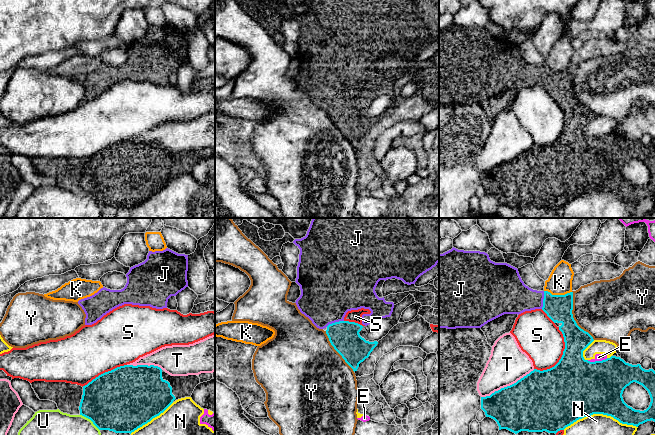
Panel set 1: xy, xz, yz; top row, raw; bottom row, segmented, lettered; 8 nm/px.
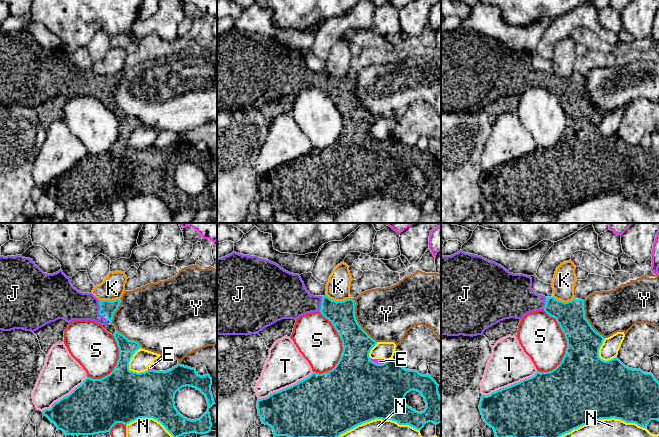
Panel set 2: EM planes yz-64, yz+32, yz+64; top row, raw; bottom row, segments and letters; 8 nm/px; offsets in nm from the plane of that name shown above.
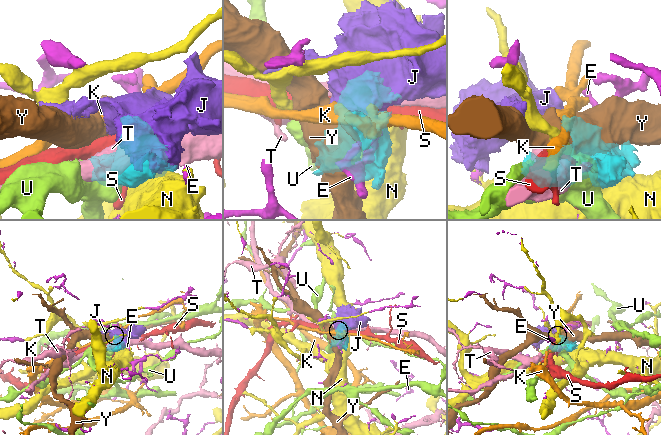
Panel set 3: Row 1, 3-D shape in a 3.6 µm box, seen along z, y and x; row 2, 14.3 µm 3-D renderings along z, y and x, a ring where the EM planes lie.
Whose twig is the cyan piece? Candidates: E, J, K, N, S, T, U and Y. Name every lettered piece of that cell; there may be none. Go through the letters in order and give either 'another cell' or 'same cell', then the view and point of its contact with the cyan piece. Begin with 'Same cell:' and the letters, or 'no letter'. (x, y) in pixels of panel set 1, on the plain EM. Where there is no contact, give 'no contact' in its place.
Same cell: J
E: another cell | yz (597, 137)
J: same cell | yz (543, 76)
K: another cell | yz (558, 71)
N: another cell | yz (600, 189)
S: another cell | yz (562, 132)
T: another cell | yz (507, 162)
U: another cell | xy (90, 195)
Y: another cell | yz (572, 92)

